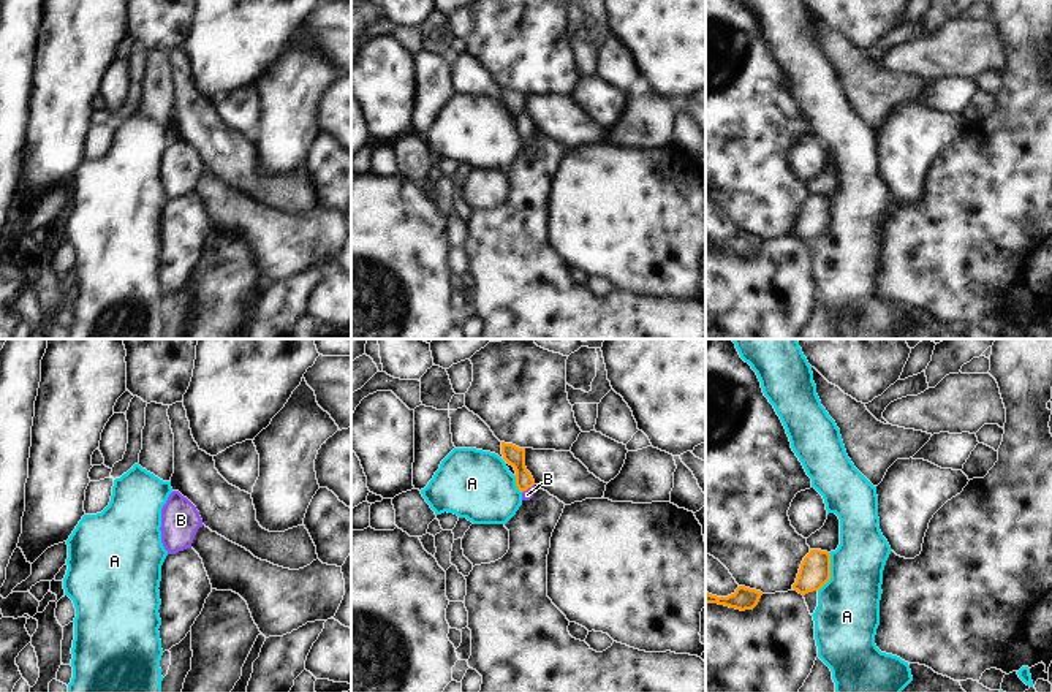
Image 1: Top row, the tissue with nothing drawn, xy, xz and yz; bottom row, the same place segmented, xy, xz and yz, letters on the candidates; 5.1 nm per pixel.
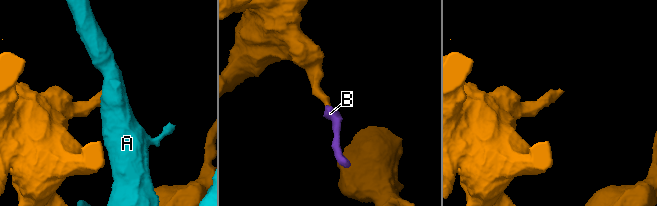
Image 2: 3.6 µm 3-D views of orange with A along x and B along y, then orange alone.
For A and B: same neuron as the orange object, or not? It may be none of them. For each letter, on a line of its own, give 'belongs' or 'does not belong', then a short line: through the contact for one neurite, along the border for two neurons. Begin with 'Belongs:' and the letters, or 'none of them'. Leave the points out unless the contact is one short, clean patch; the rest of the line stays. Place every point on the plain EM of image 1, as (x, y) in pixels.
Belongs: B
A: does not belong
B: belongs | xz (513, 100), (527, 133), (527, 140)

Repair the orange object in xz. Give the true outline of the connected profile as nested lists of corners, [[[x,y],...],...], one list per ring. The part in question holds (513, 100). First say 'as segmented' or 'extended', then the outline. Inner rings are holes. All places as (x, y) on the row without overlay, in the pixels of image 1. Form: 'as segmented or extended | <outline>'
extended | [[[501,87],[501,100],[516,116],[516,131],[522,138],[522,146],[530,146],[536,133],[532,119],[525,112],[525,93]]]

